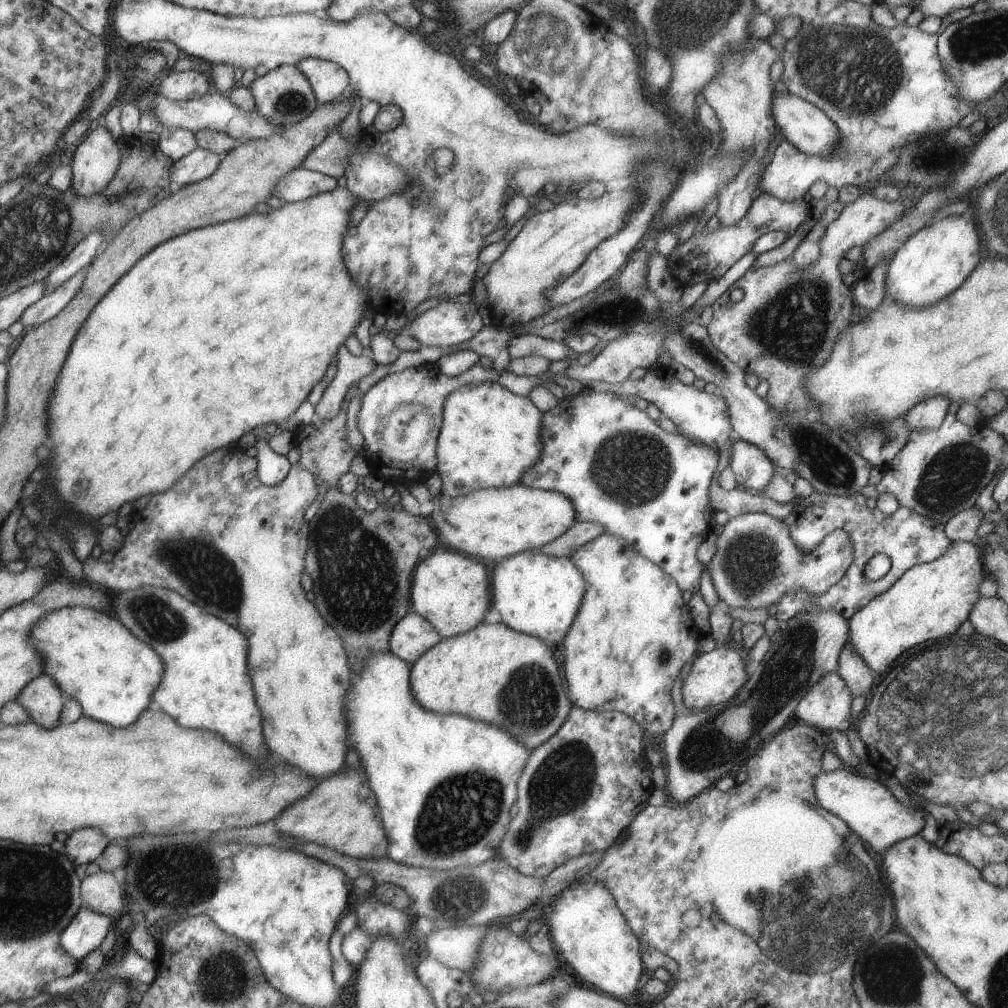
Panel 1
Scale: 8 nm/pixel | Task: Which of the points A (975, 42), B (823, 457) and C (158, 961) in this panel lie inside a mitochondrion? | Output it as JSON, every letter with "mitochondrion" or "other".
{"A":"mitochondrion","B":"mitochondrion","C":"other"}

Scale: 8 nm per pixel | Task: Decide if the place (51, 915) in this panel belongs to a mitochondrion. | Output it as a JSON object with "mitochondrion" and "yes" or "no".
{"mitochondrion":"yes"}

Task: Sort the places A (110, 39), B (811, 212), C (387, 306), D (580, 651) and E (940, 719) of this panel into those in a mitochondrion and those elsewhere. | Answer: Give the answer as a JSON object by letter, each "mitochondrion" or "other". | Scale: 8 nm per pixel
{"A":"other","B":"other","C":"other","D":"other","E":"mitochondrion"}

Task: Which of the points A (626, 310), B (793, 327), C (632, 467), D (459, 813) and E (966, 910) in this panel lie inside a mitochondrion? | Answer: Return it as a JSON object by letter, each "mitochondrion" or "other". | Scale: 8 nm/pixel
{"A":"mitochondrion","B":"mitochondrion","C":"mitochondrion","D":"mitochondrion","E":"other"}

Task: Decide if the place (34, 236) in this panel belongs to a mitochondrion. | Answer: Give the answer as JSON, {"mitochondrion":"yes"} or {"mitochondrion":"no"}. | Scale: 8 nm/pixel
{"mitochondrion":"yes"}

